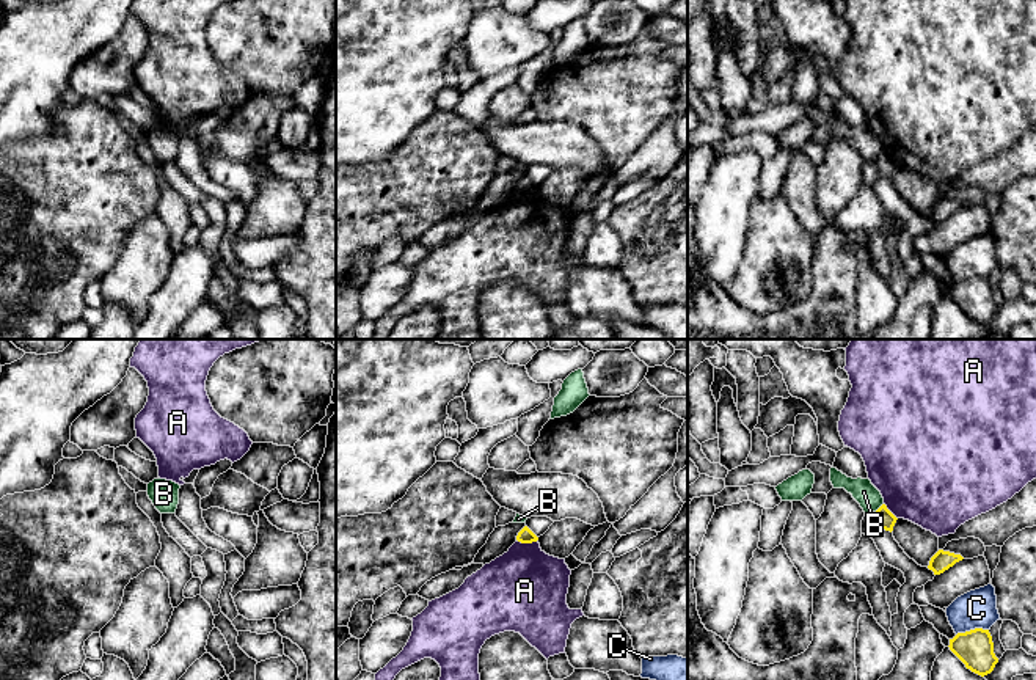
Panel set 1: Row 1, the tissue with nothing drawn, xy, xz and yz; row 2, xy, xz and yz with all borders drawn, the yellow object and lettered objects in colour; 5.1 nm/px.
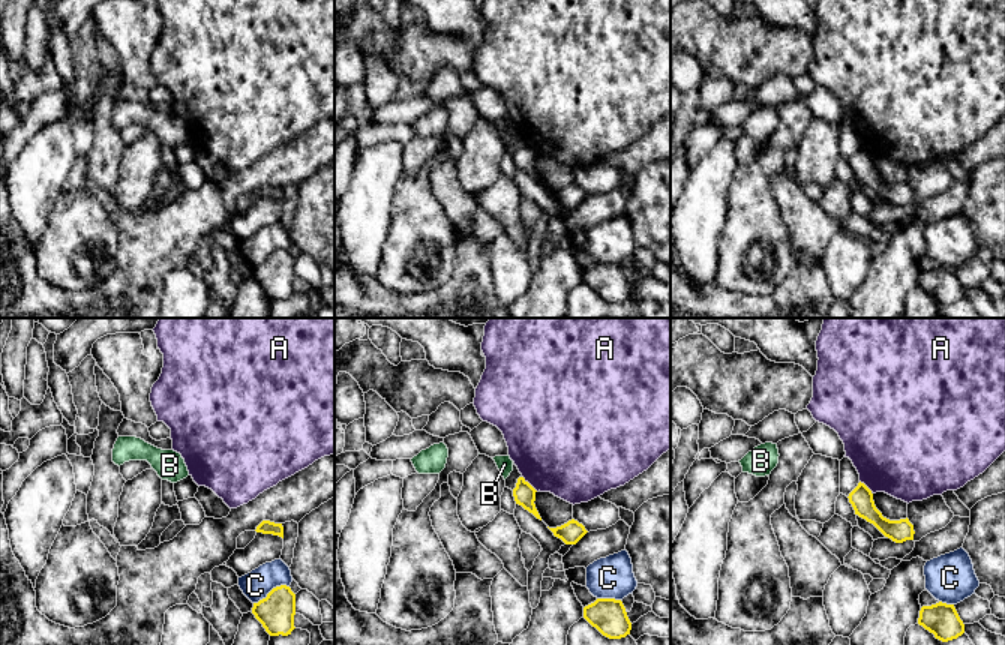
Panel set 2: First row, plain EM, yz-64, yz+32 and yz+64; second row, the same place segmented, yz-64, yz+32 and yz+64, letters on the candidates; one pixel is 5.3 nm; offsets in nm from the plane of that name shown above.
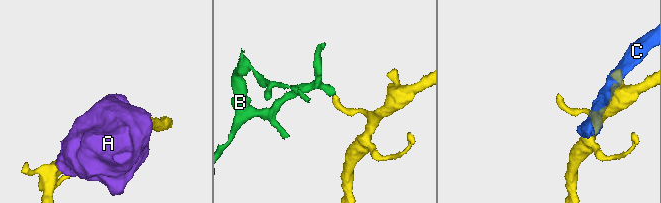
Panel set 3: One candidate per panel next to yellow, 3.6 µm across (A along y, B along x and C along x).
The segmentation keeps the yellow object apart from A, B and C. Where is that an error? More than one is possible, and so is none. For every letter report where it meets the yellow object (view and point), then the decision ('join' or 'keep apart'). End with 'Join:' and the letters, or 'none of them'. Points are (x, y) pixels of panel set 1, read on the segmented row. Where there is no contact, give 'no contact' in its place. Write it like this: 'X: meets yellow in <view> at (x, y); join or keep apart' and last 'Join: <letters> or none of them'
A: meets yellow in xz at (528, 542); keep apart
B: meets yellow in yz at (879, 508); keep apart
C: meets yellow in yz at (972, 630); keep apart
Join: none of them

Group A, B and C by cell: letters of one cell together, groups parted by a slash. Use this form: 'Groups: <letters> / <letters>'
Groups: A / B / C

